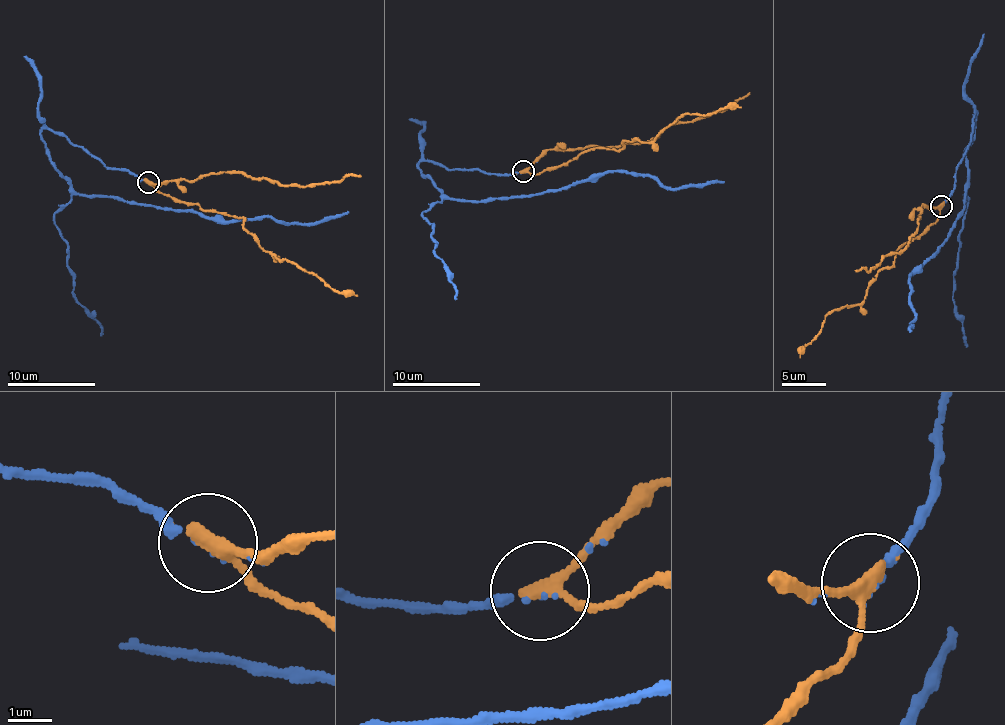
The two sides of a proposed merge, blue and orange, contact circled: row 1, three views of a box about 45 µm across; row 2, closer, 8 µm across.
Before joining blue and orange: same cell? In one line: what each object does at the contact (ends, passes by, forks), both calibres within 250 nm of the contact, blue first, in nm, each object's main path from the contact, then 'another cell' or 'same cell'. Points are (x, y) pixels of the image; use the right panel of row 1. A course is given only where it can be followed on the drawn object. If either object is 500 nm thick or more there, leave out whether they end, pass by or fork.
blue ends; orange passes by; calibres 70 and 280 nm; course blue (942, 205), (968, 148), (974, 115), (963, 214), (955, 220), (938, 253), (908, 277), (914, 310), (911, 331); course orange (942, 205), (934, 223), (920, 238), (900, 245), (893, 266), (881, 268), (864, 297), (827, 314), (799, 358); same cell

